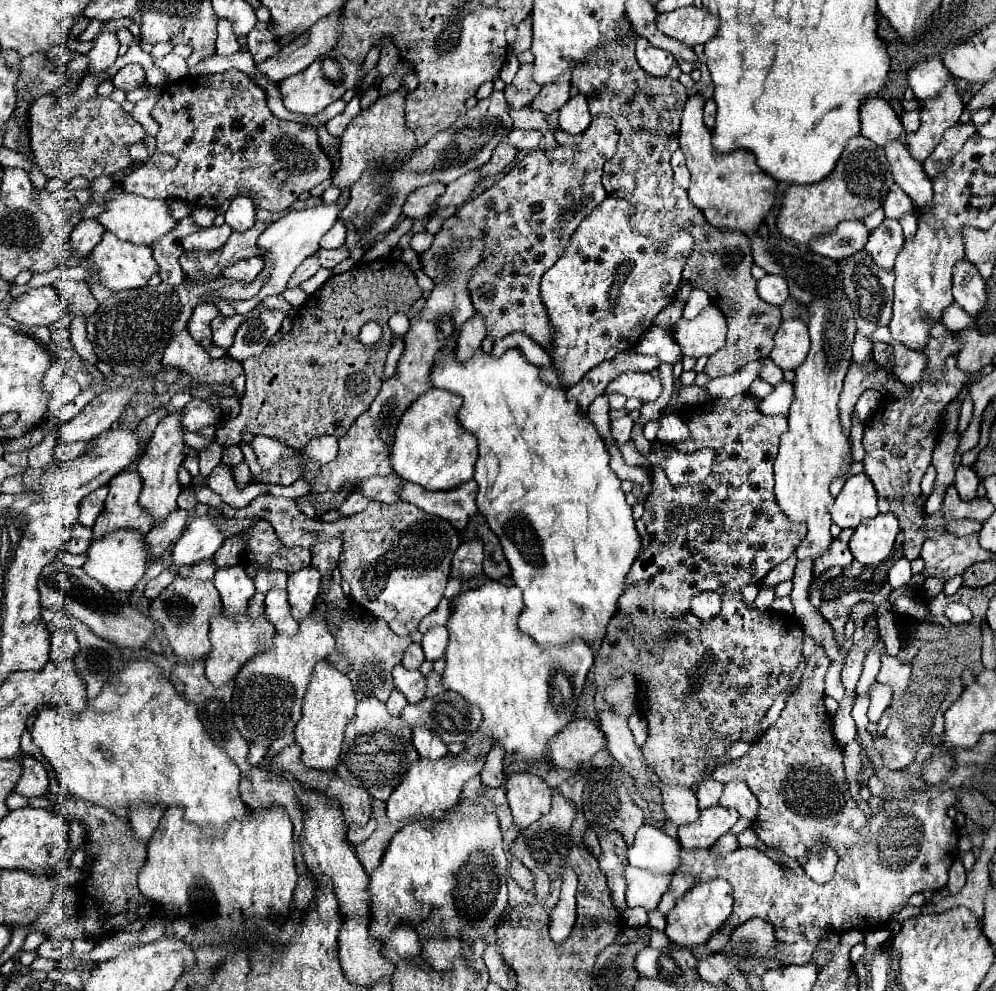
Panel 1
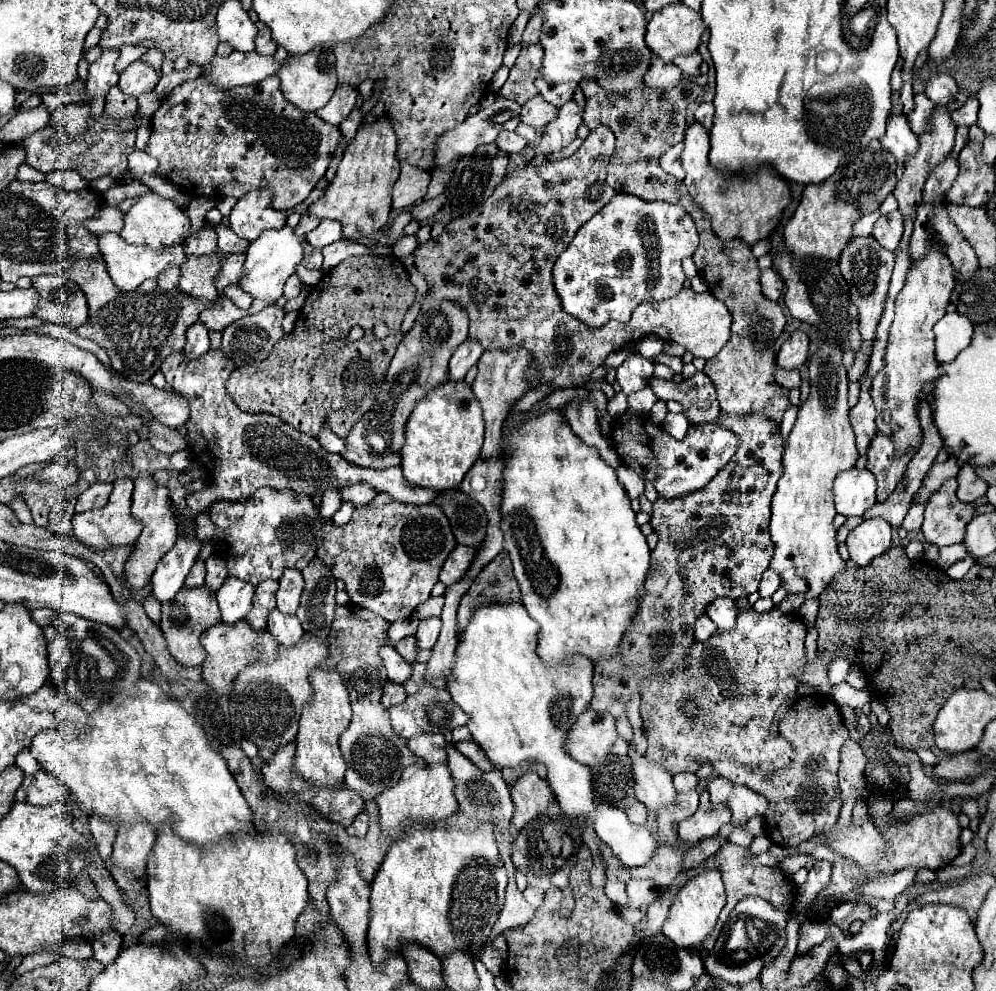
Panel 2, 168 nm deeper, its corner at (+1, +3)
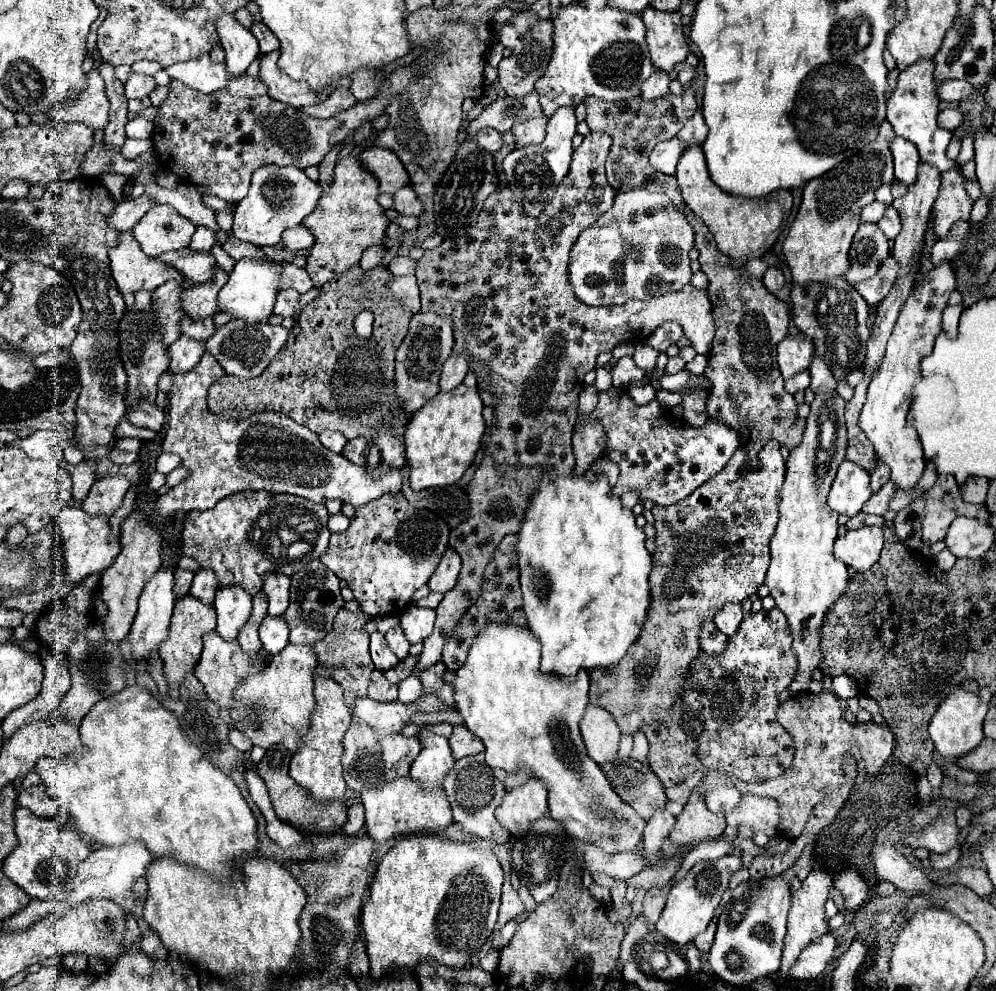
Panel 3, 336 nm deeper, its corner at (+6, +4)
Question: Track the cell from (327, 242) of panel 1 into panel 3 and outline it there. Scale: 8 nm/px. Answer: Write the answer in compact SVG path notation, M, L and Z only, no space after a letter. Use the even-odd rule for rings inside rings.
M296 225L292 229L286 229L282 233L282 245L286 251L298 251L298 249L310 249L312 247L312 233L304 225Z

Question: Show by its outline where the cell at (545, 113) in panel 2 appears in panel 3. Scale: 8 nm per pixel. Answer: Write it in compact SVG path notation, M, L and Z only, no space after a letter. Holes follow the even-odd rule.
M534 117L534 119L528 119L526 123L520 123L518 129L512 131L516 137L514 147L540 143L544 139L544 129L546 129L546 117Z

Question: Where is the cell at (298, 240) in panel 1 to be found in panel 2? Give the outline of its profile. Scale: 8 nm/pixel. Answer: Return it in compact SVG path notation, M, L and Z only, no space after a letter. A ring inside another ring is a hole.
M285 224L279 230L269 230L249 244L245 260L245 280L241 288L249 292L253 298L267 300L273 304L283 296L283 284L295 272L301 258L303 258L303 242L299 240L299 236L295 236L295 230L291 226Z

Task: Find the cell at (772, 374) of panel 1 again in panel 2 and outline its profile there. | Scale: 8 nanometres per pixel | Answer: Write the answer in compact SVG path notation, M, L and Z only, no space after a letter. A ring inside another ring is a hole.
M775 366L775 382L783 388L799 388L801 374L799 370L785 370L781 366Z

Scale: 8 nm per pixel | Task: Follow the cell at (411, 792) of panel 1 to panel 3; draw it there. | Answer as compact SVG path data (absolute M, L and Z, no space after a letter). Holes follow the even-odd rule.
M396 777L382 789L366 789L362 793L362 805L366 809L366 833L376 841L376 833L386 833L390 837L408 833L440 833L452 823L450 803L444 789L424 791L412 779Z

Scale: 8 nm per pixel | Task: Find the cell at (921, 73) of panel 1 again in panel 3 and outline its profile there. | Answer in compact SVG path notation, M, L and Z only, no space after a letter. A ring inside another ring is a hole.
M944 81L944 85L940 85L938 89L942 101L964 101L970 99L972 93L974 87L968 81Z

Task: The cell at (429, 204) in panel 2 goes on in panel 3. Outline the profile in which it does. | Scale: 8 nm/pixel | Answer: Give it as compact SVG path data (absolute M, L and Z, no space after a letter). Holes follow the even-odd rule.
M410 185L400 189L400 191L396 191L396 195L392 199L394 199L394 209L400 215L414 215L414 217L418 217L422 213L422 203L420 203L420 199L416 197L416 193L414 193L414 189Z

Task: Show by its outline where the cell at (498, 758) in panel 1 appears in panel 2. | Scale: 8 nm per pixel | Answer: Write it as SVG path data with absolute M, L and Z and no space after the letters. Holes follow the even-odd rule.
M467 740L467 742L459 742L457 744L457 750L465 756L465 758L469 758L479 770L485 770L485 772L489 772L489 770L493 770L495 766L493 766L493 762L489 762L489 758L485 758L485 752L473 742L473 740Z

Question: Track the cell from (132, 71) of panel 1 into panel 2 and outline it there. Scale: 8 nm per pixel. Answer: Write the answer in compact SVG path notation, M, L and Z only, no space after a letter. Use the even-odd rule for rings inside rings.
M135 60L133 64L129 64L121 76L119 76L119 88L129 94L129 96L139 96L143 92L149 92L157 86L159 82L159 74L149 66L145 64L143 60Z

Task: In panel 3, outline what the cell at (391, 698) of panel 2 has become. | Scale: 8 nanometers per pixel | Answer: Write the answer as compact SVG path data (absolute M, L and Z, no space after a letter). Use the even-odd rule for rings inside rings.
M374 669L370 675L370 685L368 685L368 697L374 701L396 701L398 699L398 687L388 683L382 671Z

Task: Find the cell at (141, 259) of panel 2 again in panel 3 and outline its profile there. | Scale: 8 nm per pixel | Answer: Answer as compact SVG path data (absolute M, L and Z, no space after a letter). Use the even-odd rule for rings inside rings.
M124 231L118 247L110 251L110 269L120 293L136 293L140 289L152 291L170 279L184 281L184 275L176 273L176 269L144 255L132 231Z

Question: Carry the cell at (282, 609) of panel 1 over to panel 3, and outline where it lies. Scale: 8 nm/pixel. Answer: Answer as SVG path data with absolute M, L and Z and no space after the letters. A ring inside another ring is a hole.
M264 617L260 625L260 641L268 655L280 653L288 645L288 625L282 617Z

